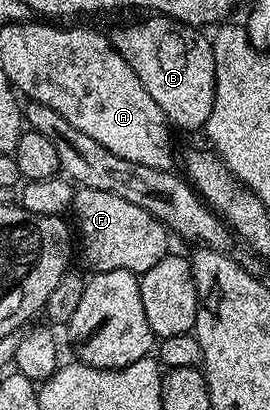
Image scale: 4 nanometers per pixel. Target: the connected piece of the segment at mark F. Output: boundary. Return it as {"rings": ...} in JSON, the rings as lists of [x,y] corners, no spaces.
{"rings":[[[88,187],[78,188],[74,195],[71,215],[72,218],[73,216],[75,217],[75,223],[73,219],[73,227],[77,238],[77,259],[80,259],[82,265],[89,269],[88,272],[111,272],[113,269],[125,269],[127,272],[133,272],[140,275],[151,269],[157,261],[163,260],[164,257],[170,252],[171,247],[169,247],[169,238],[171,237],[164,224],[160,222],[159,219],[152,217],[147,210],[141,209],[140,206],[133,205],[132,202],[125,201],[124,198],[118,197],[117,194],[107,193],[105,190],[89,189]]]}

